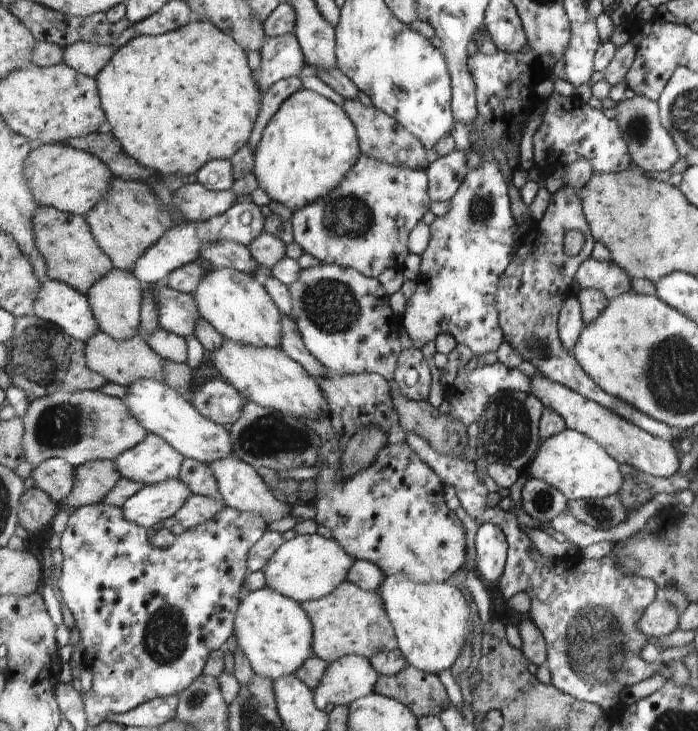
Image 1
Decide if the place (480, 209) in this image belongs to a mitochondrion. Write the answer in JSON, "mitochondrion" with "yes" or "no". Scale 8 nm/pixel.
{"mitochondrion":"yes"}

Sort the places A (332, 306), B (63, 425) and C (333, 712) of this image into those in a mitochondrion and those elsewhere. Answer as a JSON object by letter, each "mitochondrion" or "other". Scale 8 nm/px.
{"A":"mitochondrion","B":"mitochondrion","C":"other"}

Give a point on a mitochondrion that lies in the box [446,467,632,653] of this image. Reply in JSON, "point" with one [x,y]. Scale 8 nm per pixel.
{"point":[601,513]}

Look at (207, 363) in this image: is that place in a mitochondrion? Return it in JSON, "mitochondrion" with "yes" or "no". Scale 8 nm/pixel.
{"mitochondrion":"no"}

